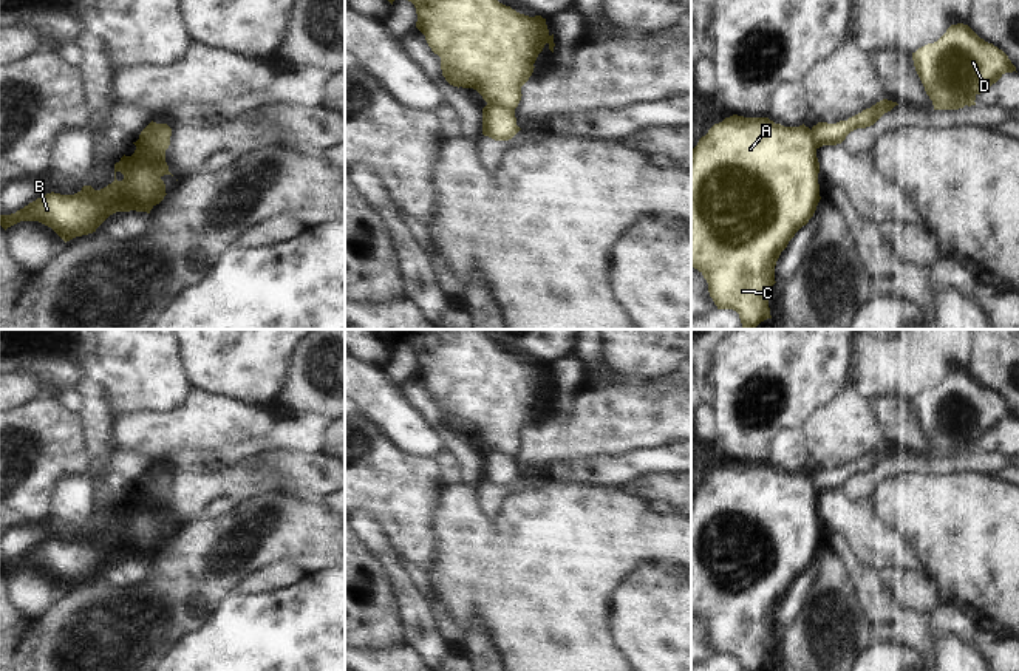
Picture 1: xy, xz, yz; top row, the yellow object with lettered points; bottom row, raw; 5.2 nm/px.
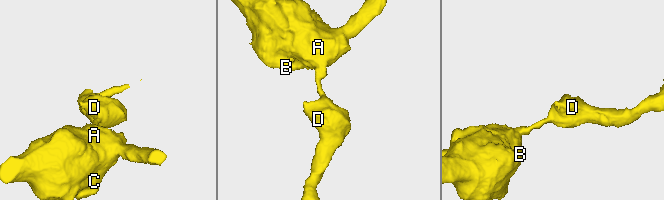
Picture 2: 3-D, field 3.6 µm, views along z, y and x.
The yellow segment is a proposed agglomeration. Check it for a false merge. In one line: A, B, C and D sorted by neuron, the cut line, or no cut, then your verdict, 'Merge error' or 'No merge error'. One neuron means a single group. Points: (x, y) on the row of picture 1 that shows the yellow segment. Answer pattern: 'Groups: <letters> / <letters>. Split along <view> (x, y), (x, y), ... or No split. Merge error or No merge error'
Groups: A B C / D. Split along xy (156, 124), (158, 136), (152, 143), (138, 141). Merge error

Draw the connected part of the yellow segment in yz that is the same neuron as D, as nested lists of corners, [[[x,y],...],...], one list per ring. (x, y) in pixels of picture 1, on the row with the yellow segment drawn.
[[[951,25],[934,43],[912,53],[915,71],[932,100],[934,110],[959,110],[976,105],[976,96],[988,90],[1005,73],[1016,71],[1008,56],[980,39],[968,25]]]

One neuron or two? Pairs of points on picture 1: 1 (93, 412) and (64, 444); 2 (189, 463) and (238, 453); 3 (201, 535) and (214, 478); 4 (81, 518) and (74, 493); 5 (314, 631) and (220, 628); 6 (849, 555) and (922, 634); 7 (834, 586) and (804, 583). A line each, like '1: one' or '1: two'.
1: two
2: one
3: two
4: one
5: one
6: one
7: two

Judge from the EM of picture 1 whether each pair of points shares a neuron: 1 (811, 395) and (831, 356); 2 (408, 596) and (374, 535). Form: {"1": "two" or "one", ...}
{"1": "one", "2": "one"}

